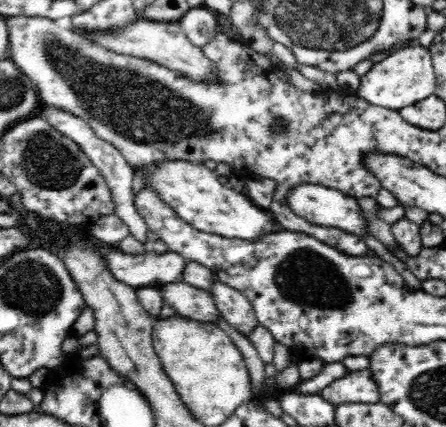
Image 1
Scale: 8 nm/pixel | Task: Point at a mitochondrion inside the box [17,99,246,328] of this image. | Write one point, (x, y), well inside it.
(48, 161)

